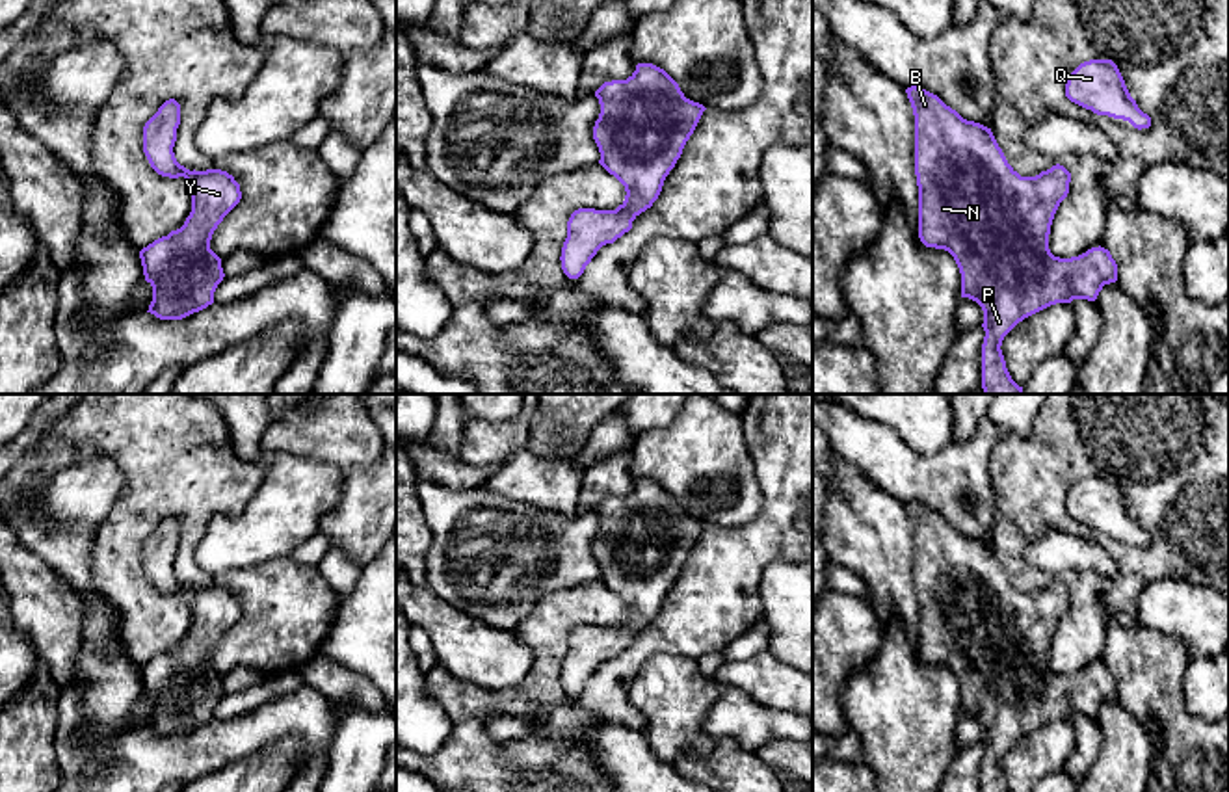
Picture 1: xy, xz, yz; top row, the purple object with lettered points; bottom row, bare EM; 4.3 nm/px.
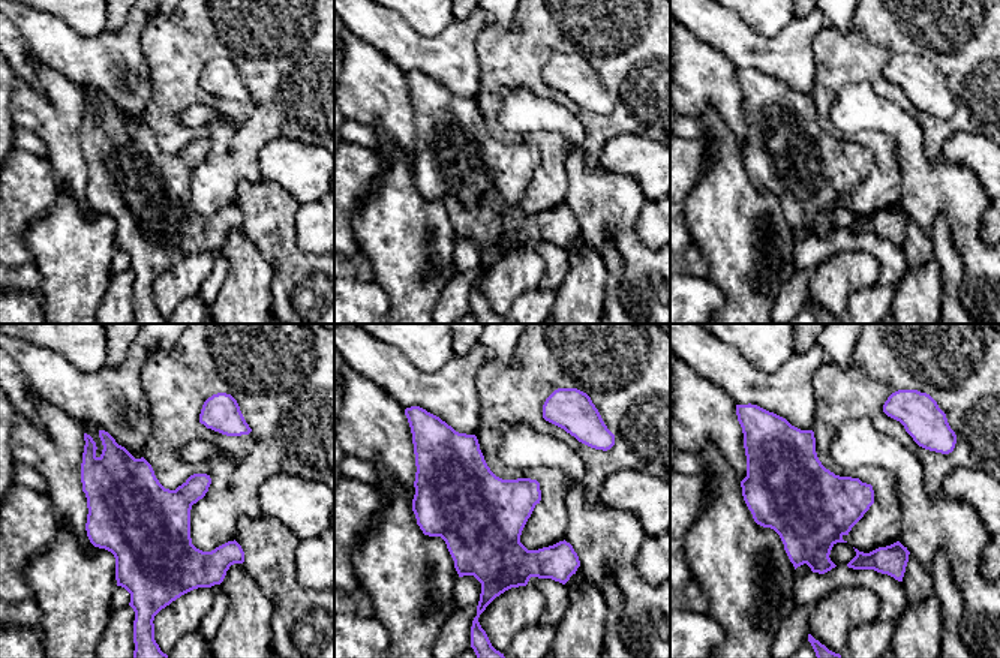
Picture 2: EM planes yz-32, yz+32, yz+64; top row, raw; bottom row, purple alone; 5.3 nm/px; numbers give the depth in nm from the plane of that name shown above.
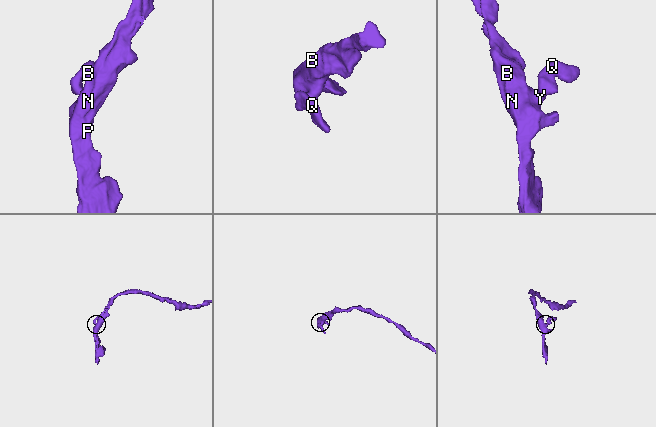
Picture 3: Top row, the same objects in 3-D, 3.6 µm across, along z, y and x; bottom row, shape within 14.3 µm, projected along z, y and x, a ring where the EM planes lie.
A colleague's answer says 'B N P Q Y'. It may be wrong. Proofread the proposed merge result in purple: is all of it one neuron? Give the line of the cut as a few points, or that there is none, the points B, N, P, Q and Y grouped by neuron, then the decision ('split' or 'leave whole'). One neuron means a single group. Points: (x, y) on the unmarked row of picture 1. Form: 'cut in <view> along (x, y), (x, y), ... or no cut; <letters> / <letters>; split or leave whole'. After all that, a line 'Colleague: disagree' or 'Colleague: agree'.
no cut; B N P Q Y; leave whole
Colleague: agree

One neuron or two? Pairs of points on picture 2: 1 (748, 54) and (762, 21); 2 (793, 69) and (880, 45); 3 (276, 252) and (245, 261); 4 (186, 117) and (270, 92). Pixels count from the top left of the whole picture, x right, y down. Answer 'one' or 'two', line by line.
1: two
2: two
3: two
4: two

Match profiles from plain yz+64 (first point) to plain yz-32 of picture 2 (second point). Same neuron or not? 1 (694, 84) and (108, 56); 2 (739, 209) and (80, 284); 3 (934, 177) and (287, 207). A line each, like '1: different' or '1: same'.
1: different
2: same
3: same

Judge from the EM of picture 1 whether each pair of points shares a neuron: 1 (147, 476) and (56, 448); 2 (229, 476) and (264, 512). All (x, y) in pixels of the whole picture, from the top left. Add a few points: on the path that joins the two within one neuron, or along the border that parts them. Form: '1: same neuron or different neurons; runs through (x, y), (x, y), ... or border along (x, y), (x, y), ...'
1: same neuron; runs through (125, 454), (114, 443), (79, 443)
2: different neurons; border along (264, 463), (264, 482), (250, 504), (212, 519)

